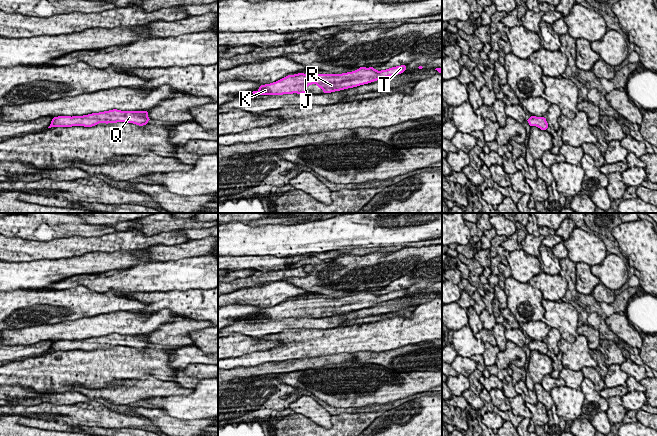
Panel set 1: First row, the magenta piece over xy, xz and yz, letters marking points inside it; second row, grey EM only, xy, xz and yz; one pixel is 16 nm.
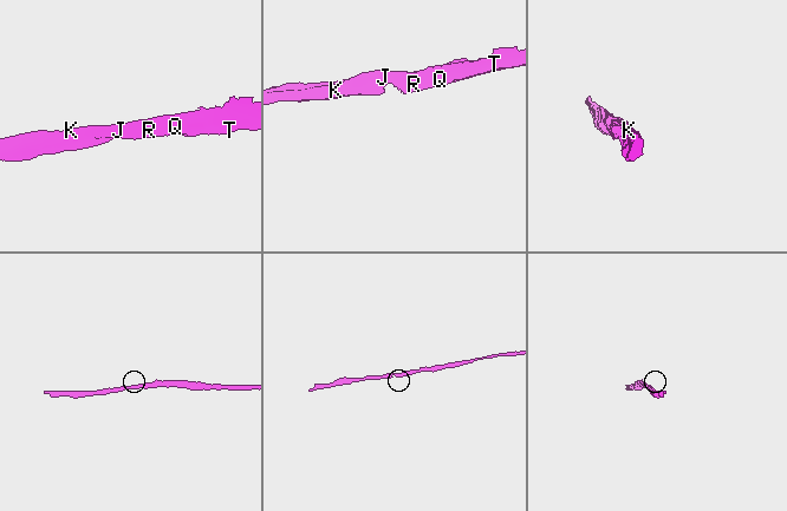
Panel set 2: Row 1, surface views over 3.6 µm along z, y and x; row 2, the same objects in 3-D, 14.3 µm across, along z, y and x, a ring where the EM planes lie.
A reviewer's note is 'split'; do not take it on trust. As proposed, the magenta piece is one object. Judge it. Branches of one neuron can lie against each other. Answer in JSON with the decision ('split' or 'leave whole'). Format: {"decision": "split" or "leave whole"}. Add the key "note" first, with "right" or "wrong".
{"note": "wrong", "decision": "leave whole"}

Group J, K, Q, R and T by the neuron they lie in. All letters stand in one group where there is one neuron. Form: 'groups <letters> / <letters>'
groups J K Q R T

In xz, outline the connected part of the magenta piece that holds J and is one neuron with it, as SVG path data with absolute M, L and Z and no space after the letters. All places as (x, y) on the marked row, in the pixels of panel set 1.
M406 65L392 67L387 70L377 71L374 67L360 67L353 72L343 74L303 74L288 75L274 83L261 85L258 91L252 91L256 95L282 95L292 93L307 93L307 86L317 84L323 89L323 93L331 93L363 84L368 84L389 76L401 74L406 70Z

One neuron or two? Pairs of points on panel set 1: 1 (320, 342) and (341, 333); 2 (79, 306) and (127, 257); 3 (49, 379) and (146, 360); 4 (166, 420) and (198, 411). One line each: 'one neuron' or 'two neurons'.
1: one neuron
2: two neurons
3: one neuron
4: two neurons

